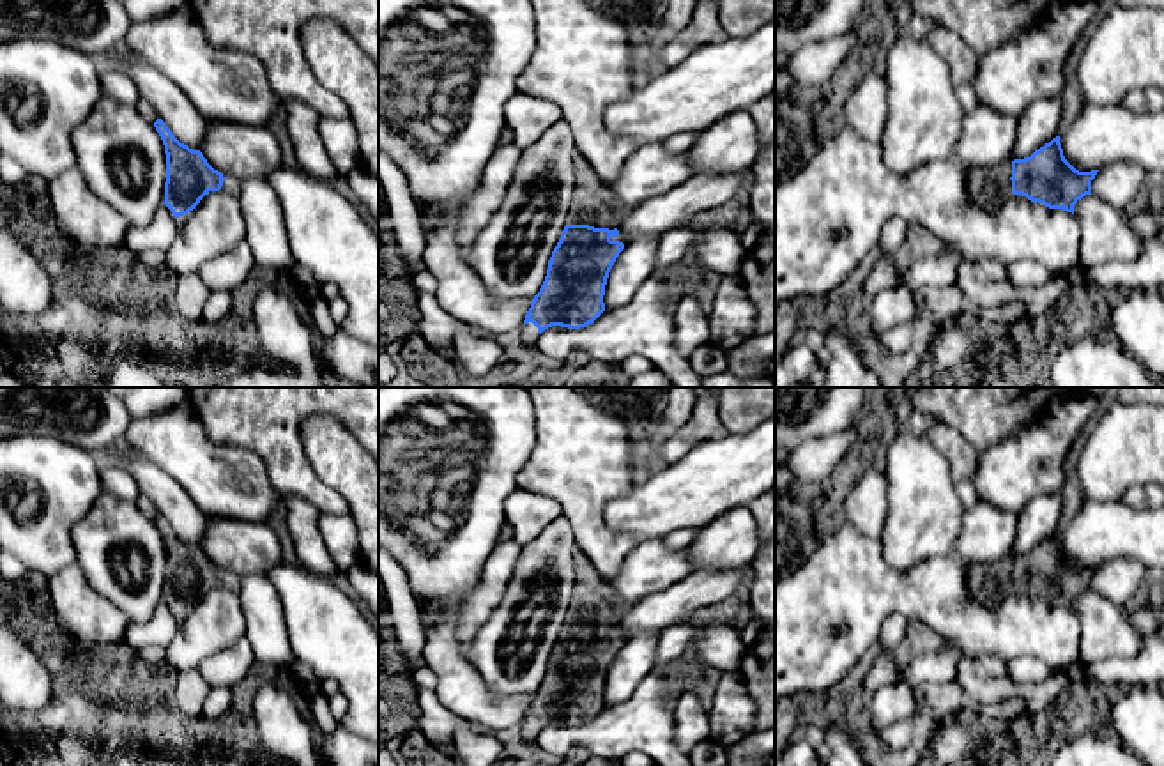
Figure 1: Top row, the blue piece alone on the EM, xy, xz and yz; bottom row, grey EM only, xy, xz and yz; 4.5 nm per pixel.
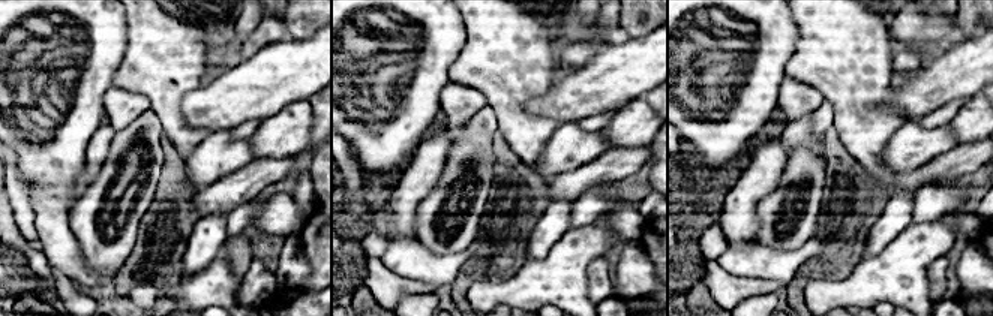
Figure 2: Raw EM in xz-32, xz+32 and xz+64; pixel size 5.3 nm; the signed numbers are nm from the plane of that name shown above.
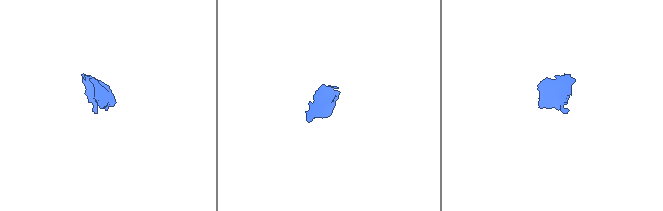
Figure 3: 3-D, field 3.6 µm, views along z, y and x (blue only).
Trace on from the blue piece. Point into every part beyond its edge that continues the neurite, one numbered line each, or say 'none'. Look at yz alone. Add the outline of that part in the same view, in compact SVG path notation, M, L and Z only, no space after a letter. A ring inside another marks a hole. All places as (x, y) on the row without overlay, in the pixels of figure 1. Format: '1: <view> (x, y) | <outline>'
1: yz (989, 582) | M1012 555L994 563L964 564L964 575L969 594L985 603L999 605L1001 600L1012 593Z

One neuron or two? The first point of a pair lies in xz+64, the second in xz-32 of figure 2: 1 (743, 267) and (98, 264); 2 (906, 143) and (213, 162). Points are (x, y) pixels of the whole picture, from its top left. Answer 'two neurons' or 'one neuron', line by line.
1: two neurons
2: one neuron

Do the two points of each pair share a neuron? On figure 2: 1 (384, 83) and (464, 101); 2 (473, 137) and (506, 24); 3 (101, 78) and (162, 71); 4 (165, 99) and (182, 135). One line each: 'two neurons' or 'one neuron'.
1: two neurons
2: two neurons
3: two neurons
4: one neuron

